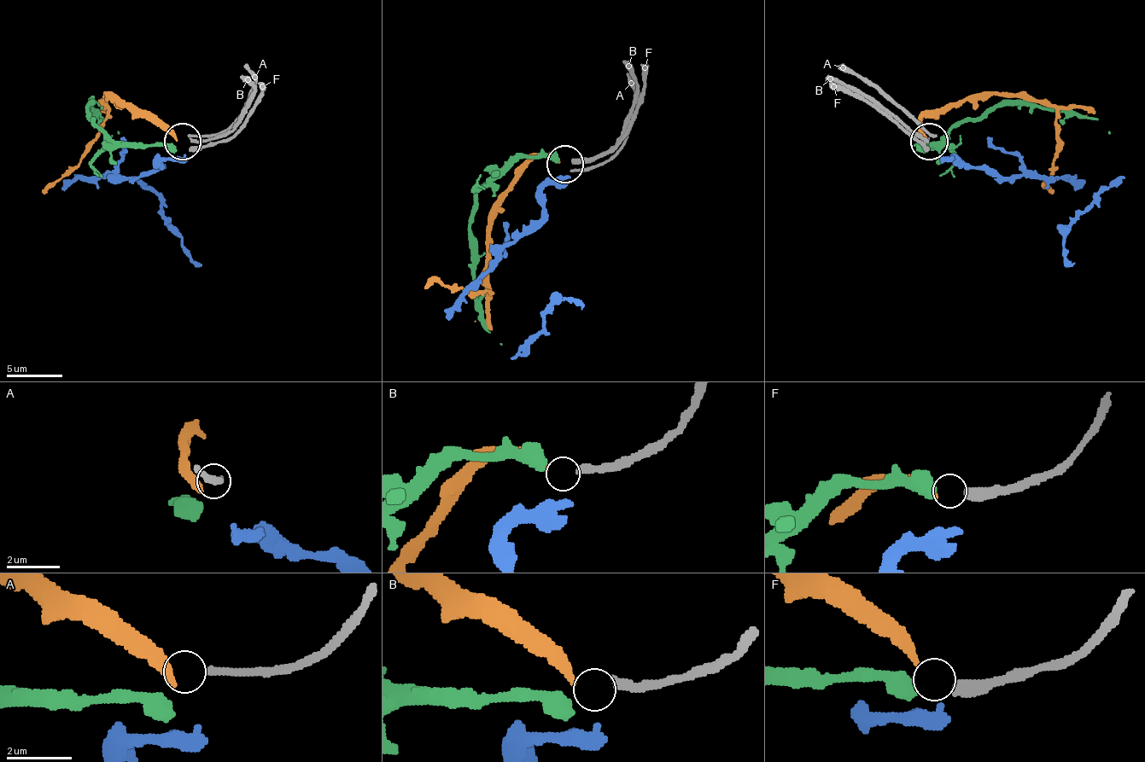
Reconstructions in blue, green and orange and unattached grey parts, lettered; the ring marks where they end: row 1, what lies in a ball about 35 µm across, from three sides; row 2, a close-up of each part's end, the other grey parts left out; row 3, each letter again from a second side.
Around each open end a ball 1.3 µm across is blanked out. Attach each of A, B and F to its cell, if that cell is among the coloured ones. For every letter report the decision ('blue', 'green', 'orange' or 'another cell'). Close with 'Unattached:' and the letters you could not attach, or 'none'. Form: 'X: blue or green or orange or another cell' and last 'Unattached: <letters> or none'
A: another cell
B: orange
F: green
Unattached: A

